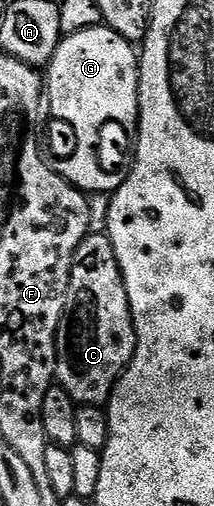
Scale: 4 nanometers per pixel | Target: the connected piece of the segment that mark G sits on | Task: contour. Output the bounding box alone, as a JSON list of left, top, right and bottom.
[45,25,139,195]

